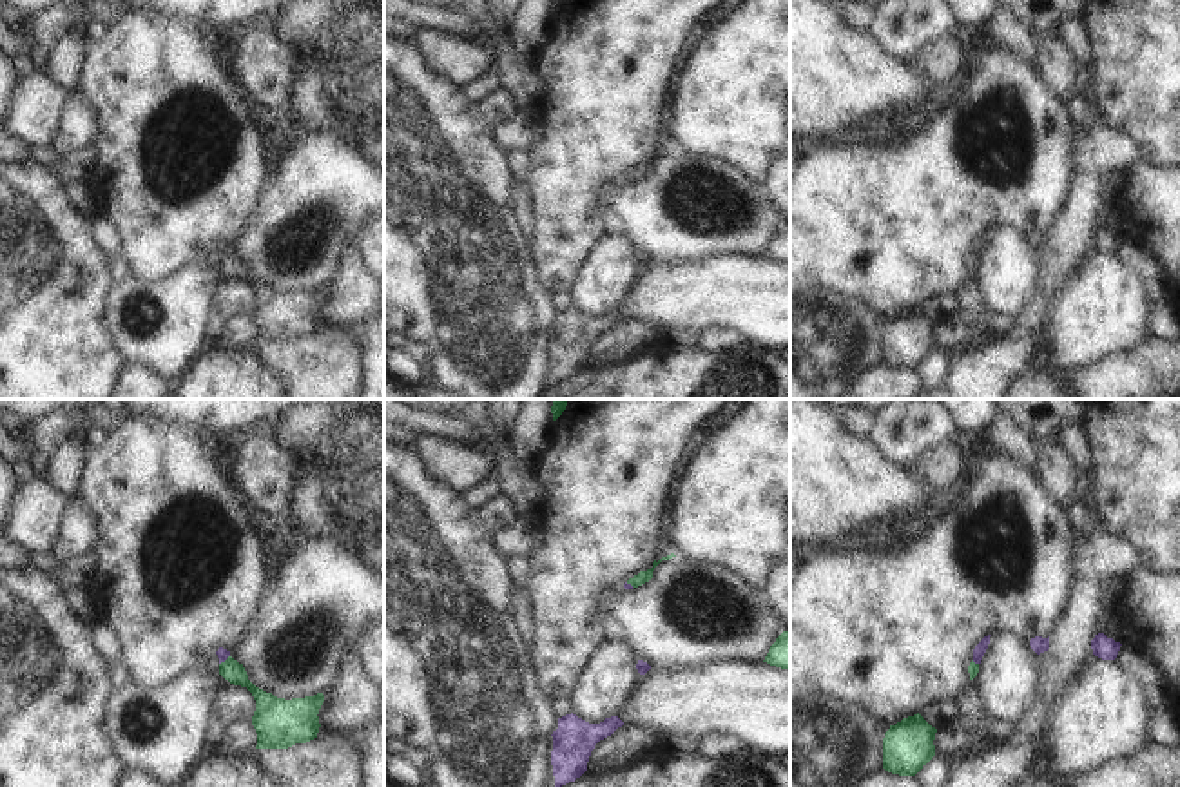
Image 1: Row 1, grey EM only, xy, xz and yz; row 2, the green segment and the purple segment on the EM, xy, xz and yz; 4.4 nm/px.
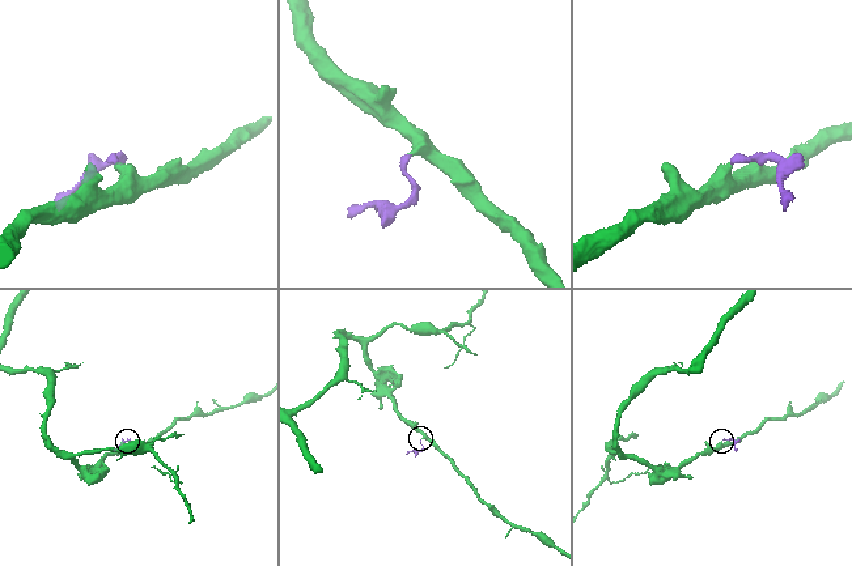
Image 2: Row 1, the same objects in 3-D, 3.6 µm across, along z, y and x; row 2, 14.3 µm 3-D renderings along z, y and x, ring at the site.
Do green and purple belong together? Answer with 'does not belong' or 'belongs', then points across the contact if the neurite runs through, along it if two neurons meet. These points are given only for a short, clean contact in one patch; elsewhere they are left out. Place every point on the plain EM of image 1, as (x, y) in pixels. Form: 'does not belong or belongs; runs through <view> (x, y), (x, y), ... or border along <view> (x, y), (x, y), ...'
belongs; runs through xy (231, 263), (225, 254), (222, 247)

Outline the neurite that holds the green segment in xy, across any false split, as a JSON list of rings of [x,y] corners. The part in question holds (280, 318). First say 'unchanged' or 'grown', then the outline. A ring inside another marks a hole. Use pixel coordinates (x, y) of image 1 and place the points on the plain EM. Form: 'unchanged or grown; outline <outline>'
grown; outline [[[219,241],[216,248],[219,252],[219,268],[234,279],[247,281],[256,294],[252,310],[252,319],[257,326],[256,343],[288,343],[317,332],[321,321],[317,308],[324,296],[323,287],[292,294],[277,292],[256,281],[248,274],[243,257],[230,250],[230,245]]]

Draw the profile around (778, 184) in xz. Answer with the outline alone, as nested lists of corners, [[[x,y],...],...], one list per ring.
[[[790,149],[774,158],[763,187],[790,225]]]

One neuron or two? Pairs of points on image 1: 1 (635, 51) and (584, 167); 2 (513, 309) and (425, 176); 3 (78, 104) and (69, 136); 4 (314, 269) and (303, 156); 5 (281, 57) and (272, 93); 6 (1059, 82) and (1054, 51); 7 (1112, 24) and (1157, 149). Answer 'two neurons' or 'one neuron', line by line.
1: one neuron
2: one neuron
3: one neuron
4: one neuron
5: one neuron
6: one neuron
7: one neuron

